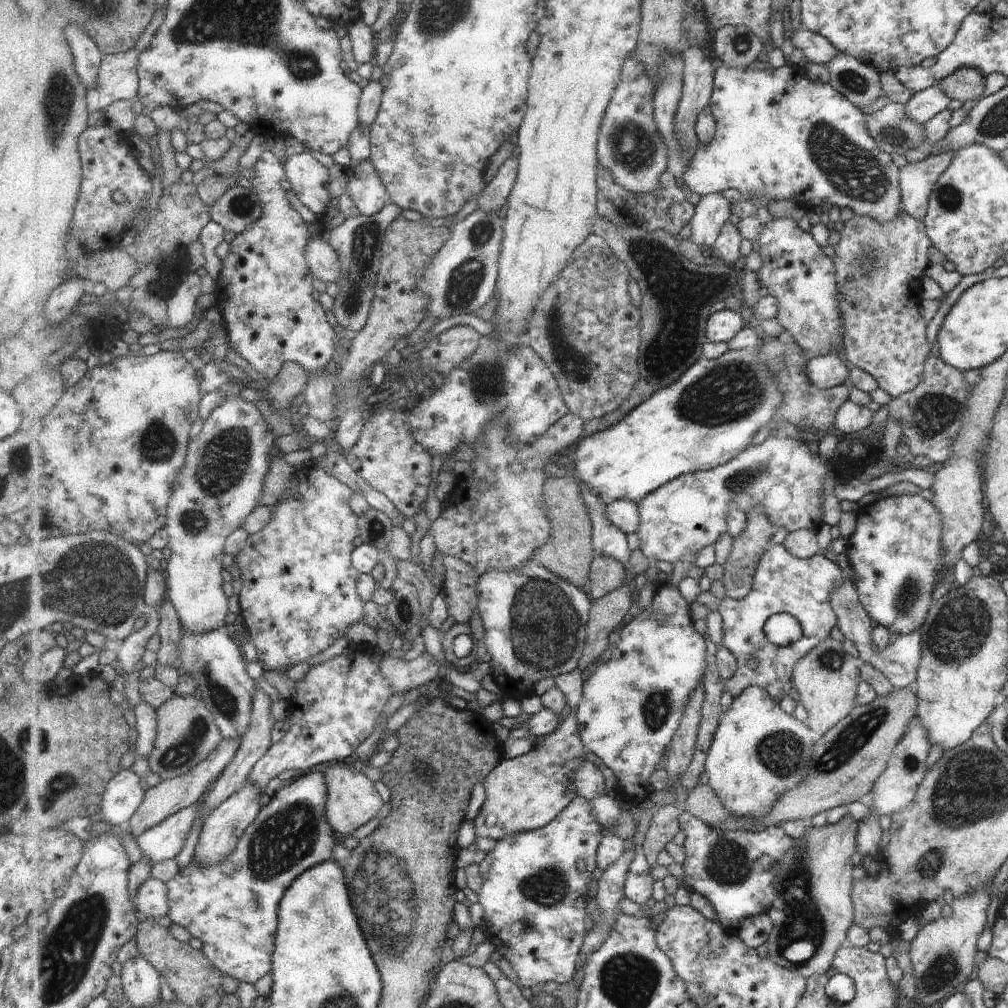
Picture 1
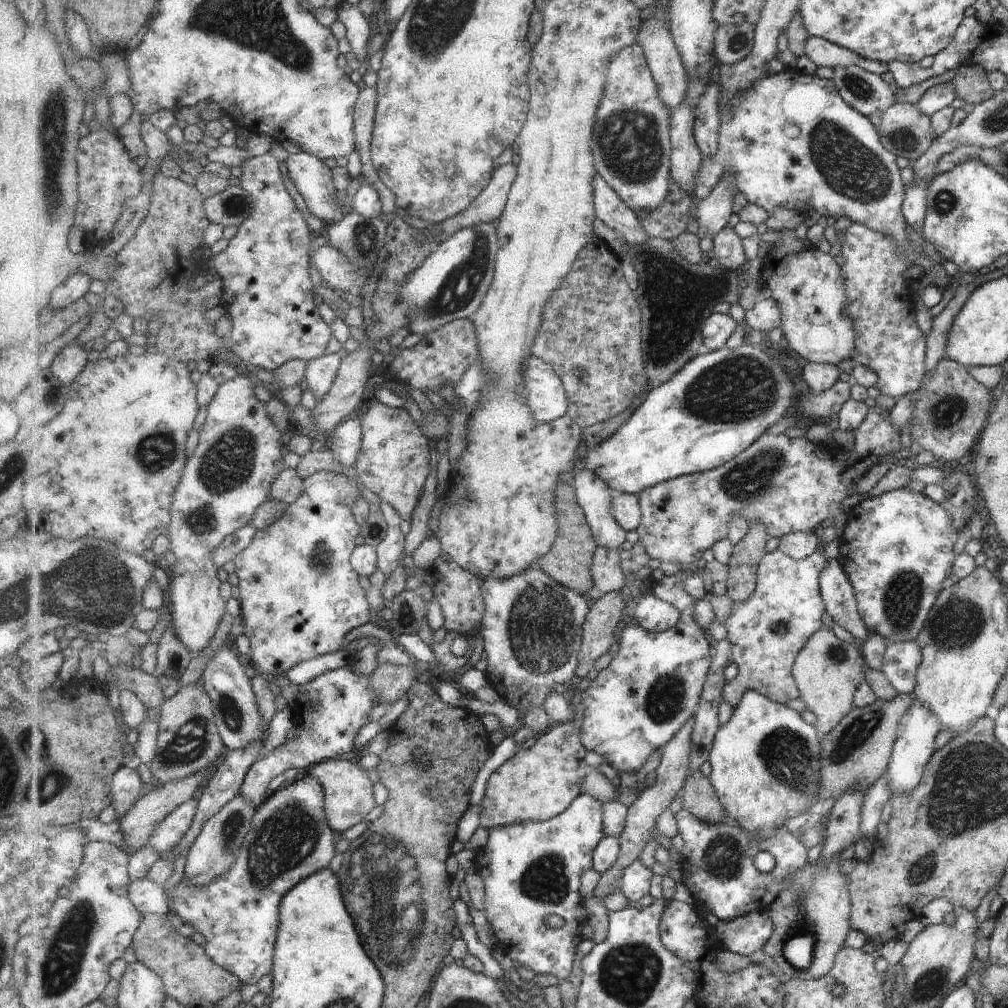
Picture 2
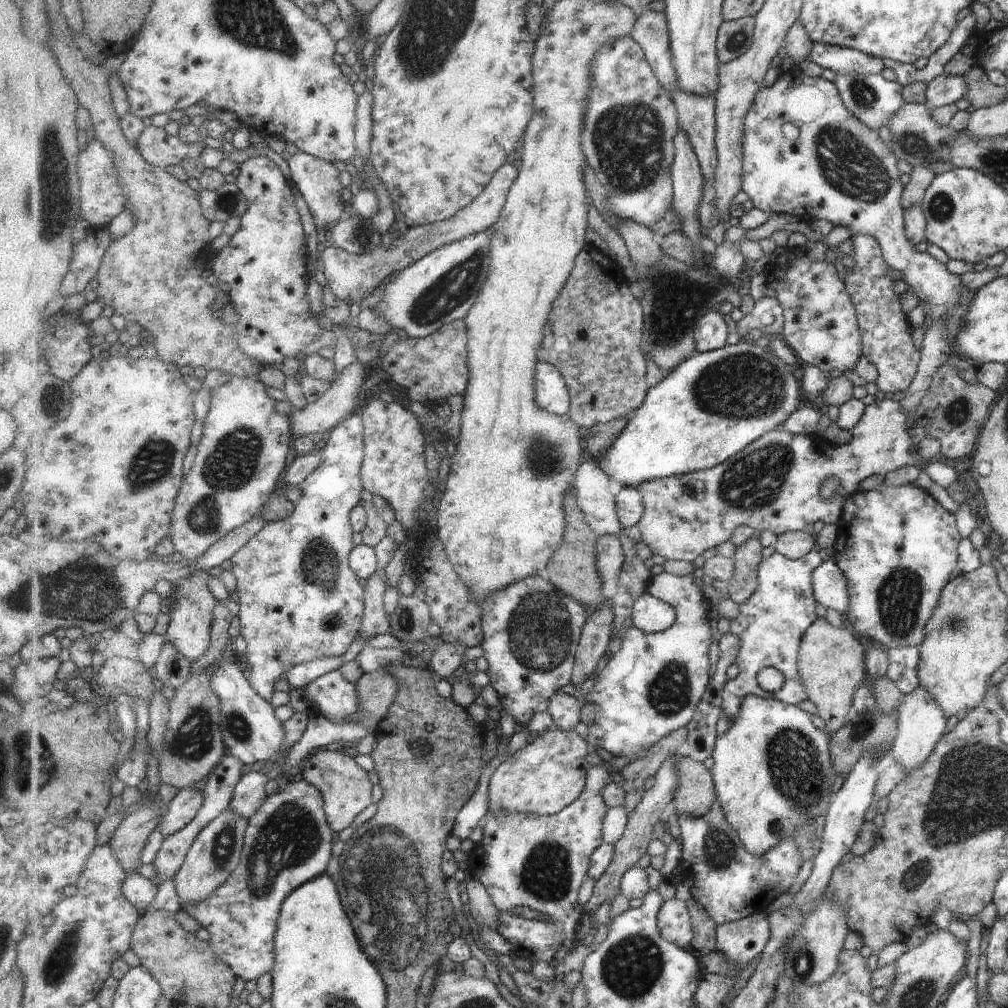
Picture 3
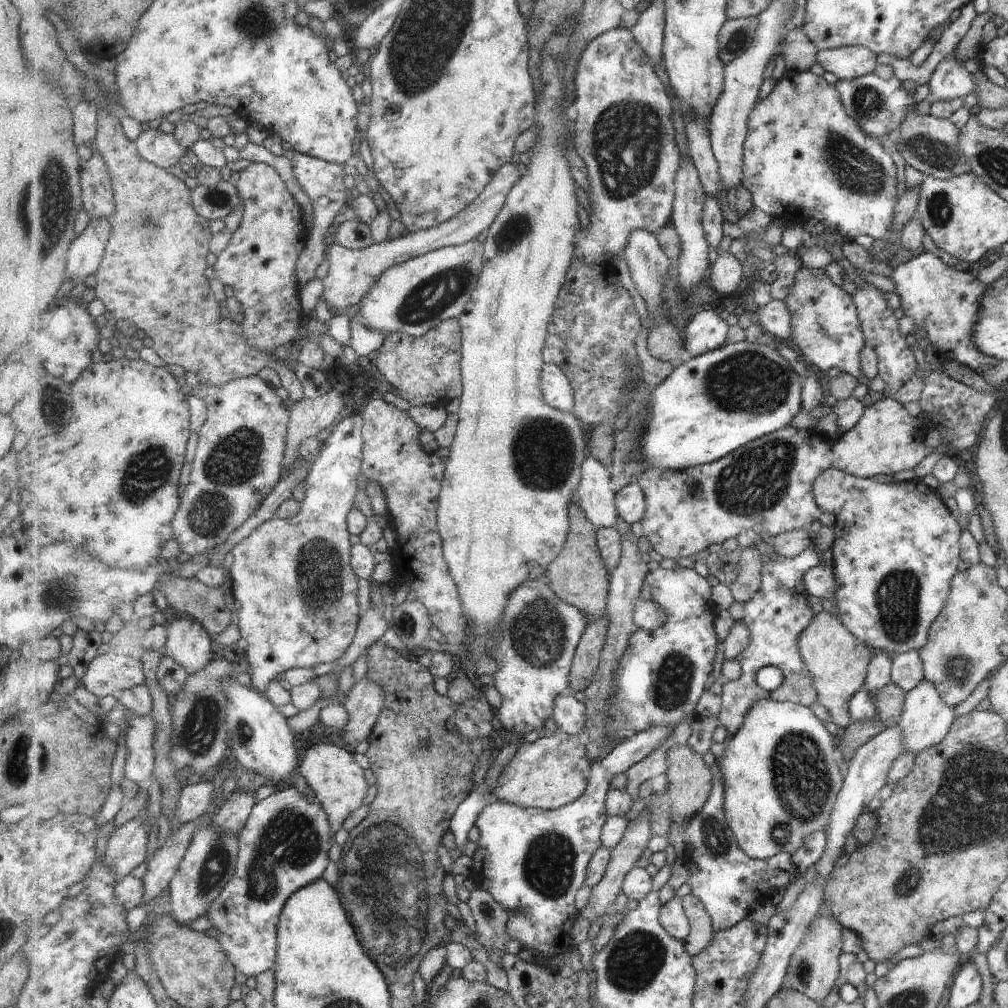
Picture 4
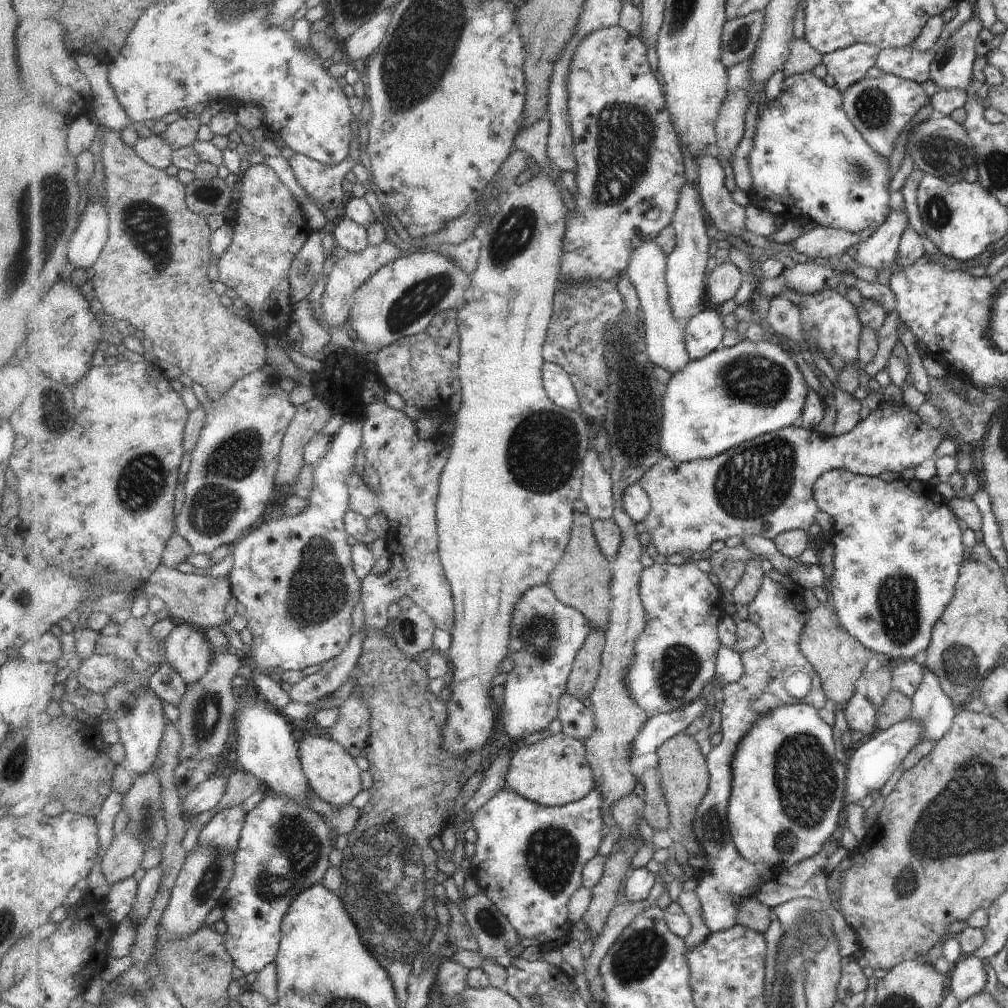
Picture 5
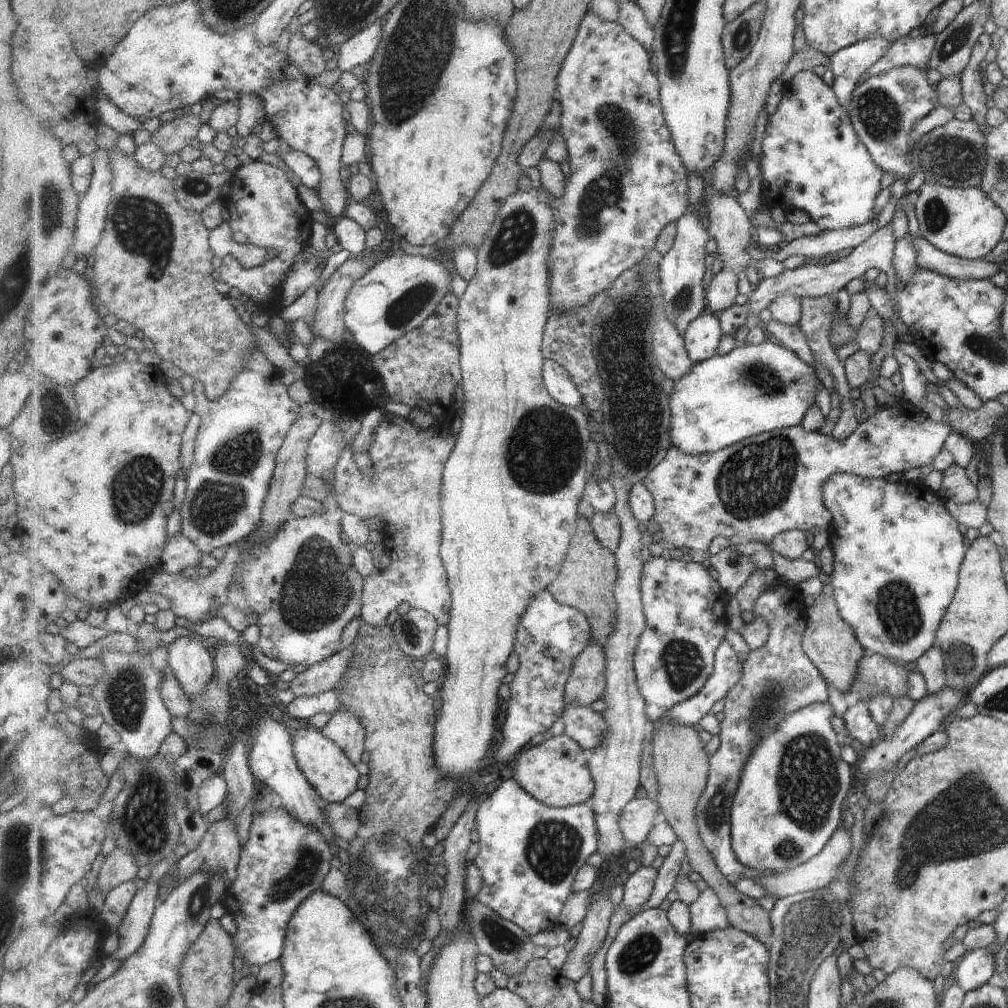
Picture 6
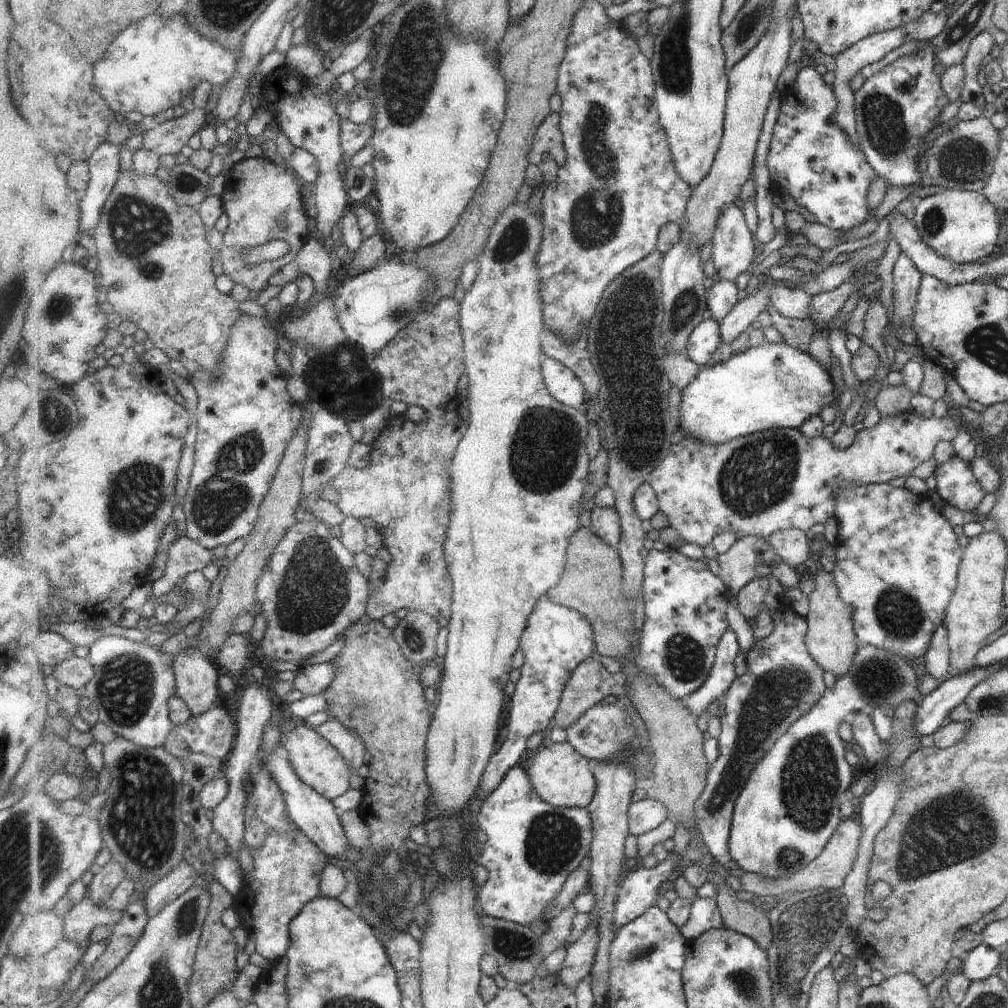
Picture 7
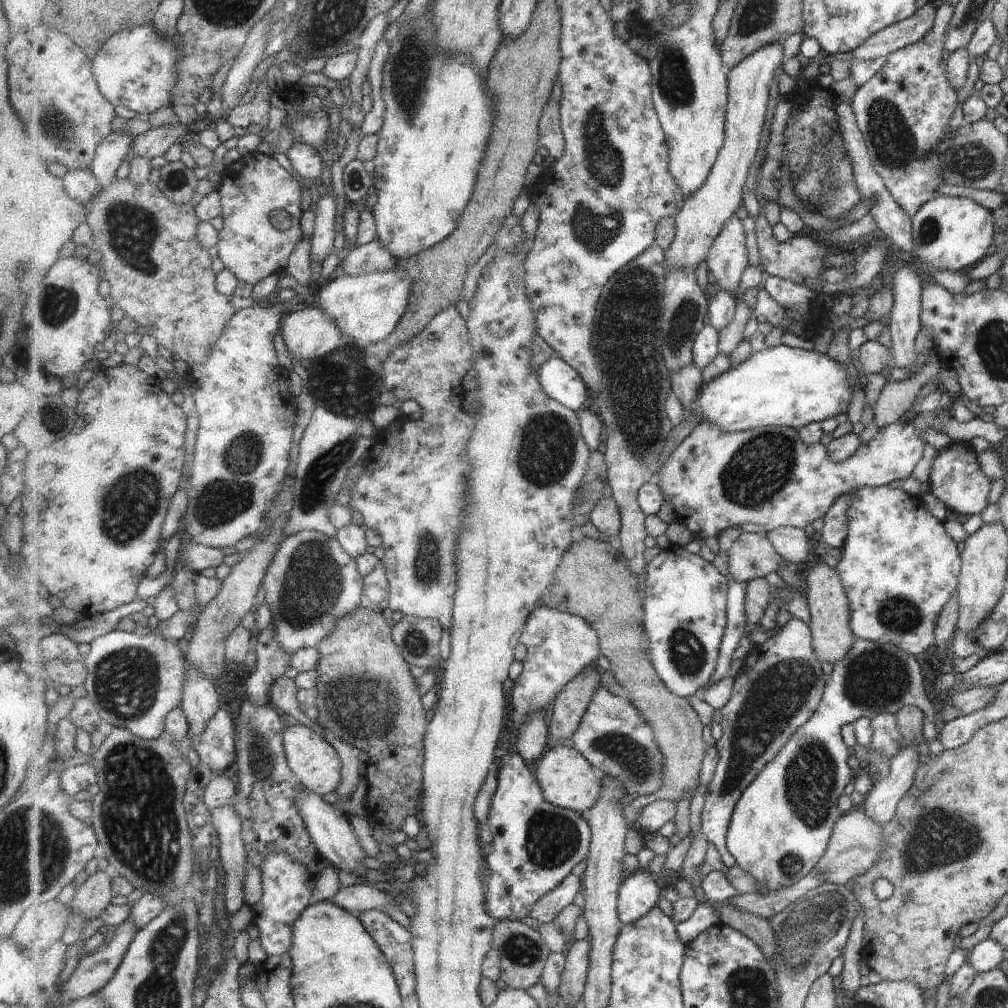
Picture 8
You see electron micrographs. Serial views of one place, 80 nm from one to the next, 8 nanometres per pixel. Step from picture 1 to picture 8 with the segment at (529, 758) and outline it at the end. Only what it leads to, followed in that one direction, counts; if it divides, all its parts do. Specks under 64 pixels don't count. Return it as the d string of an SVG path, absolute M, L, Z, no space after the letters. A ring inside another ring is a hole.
M557 745L549 747L545 754L534 764L533 770L541 788L544 790L545 798L554 805L576 810L586 815L603 796L604 776L599 772L581 751L573 747Z

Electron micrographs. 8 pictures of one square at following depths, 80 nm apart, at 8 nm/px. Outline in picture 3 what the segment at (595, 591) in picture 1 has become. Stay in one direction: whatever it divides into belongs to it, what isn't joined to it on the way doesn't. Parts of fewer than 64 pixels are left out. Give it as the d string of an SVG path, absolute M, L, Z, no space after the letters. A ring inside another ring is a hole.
M603 535L598 537L598 571L604 581L618 580L625 559L626 554L618 536Z

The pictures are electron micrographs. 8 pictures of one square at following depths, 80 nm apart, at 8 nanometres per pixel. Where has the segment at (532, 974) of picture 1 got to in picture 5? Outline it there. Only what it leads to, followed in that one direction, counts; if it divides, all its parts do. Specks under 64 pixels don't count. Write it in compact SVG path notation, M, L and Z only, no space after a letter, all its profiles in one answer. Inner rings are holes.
M701 695L695 702L679 710L651 717L634 741L630 757L633 759L643 754L657 753L670 738L687 730L691 724L698 724L706 708L705 696ZM598 784L588 797L562 807L537 804L503 786L471 818L477 834L476 852L471 860L472 875L481 892L507 916L521 937L538 939L543 952L559 947L570 939L573 924L567 916L568 904L573 894L582 887L584 866L599 854L599 842L603 842L605 834L604 813L604 796Z

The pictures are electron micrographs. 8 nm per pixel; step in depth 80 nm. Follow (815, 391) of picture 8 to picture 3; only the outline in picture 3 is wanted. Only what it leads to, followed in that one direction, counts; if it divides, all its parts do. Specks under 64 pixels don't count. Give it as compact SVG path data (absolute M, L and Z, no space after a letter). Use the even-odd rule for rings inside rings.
M747 339L741 340L736 345L727 345L723 348L711 351L698 353L696 356L689 357L687 360L679 363L669 374L667 374L659 383L648 390L648 395L644 405L634 411L634 415L630 418L623 434L617 439L617 442L610 448L605 459L599 459L597 462L601 468L612 476L612 479L619 482L623 487L637 487L644 482L672 477L695 471L710 469L729 459L732 459L736 454L745 450L750 444L765 436L768 432L781 428L781 424L804 404L801 380L795 378L793 367L785 364L781 358L775 356L772 350L764 348L763 342L750 342Z

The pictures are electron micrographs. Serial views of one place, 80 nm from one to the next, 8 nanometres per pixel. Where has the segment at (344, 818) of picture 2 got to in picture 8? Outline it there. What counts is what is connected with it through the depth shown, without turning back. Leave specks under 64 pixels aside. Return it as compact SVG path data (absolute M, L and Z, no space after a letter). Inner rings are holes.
M294 724L286 727L284 732L284 747L288 765L301 779L305 788L313 791L315 794L323 795L333 792L341 784L341 757L337 749L323 736L316 734L303 724Z

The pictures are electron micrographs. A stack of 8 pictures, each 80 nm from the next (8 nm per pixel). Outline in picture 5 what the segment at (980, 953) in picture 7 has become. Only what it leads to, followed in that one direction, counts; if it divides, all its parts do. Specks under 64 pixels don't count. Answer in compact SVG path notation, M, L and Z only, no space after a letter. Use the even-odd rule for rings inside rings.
M962 955L949 970L947 989L961 1002L975 993L981 992L985 986L984 962L973 955Z

